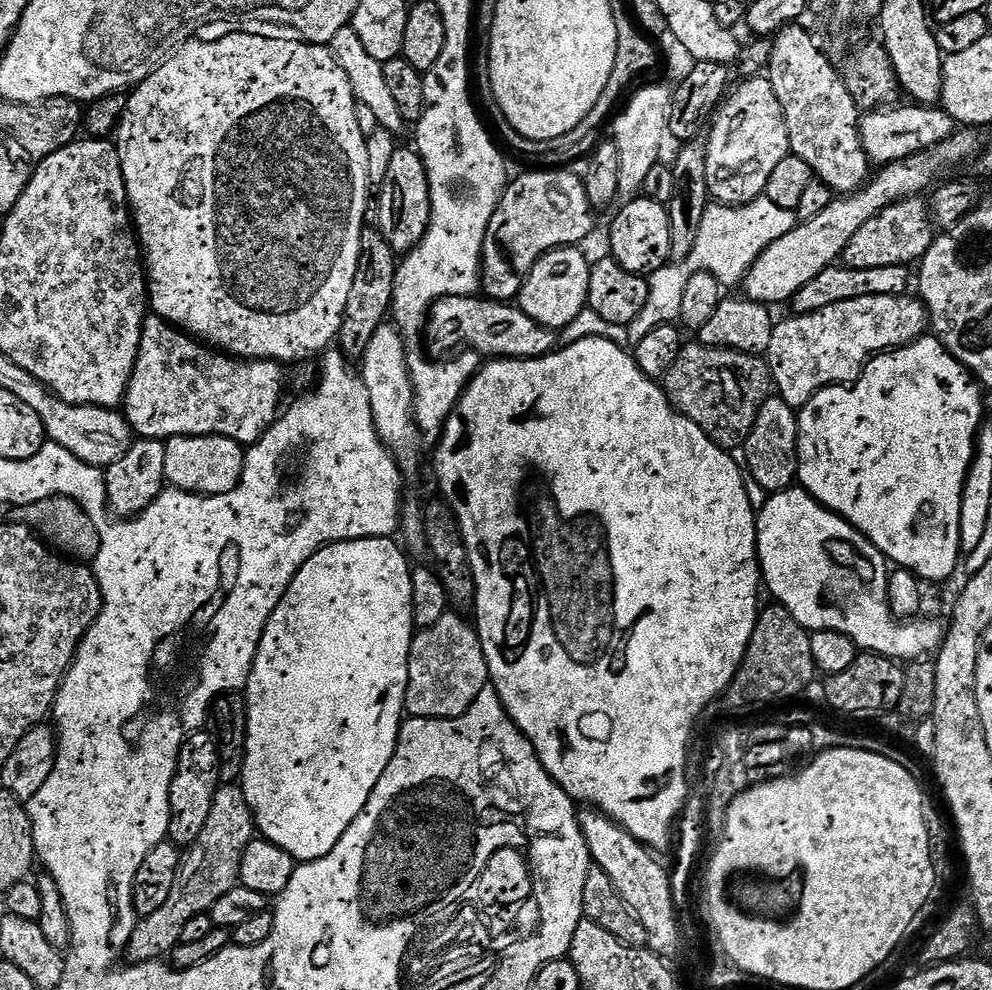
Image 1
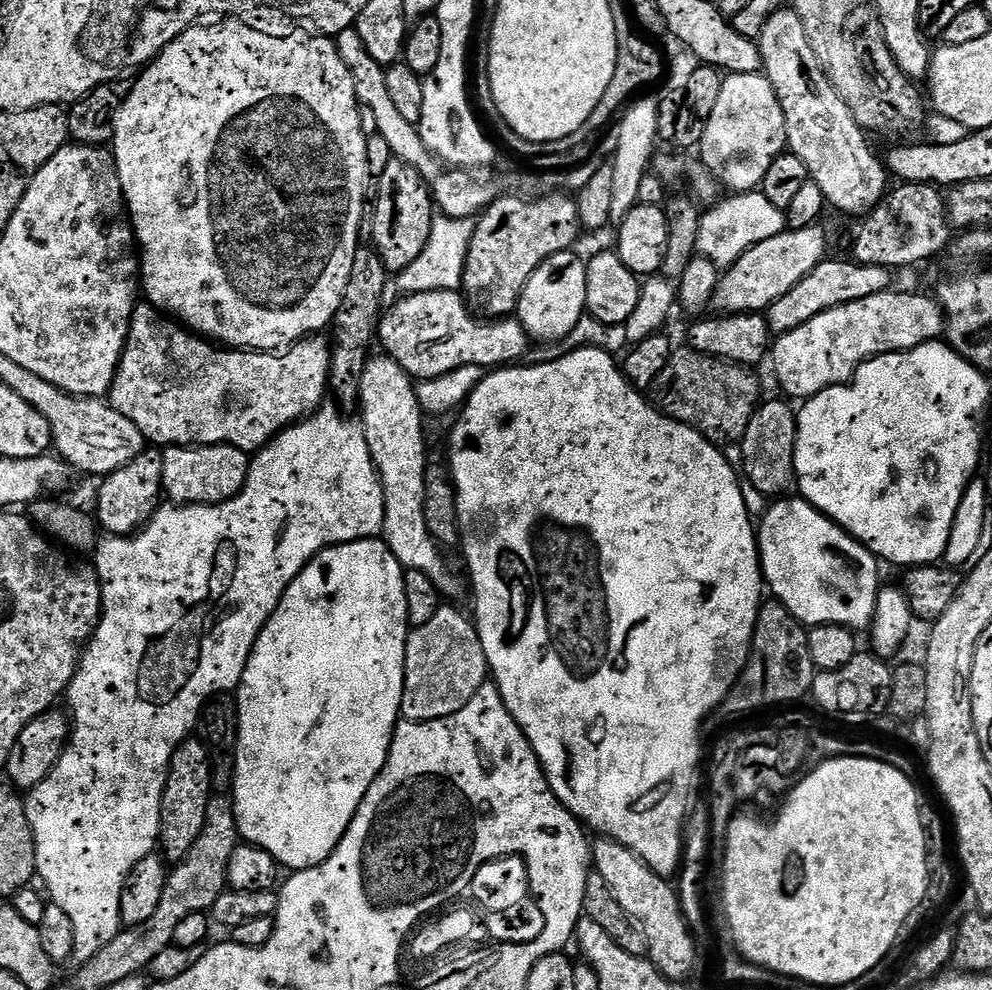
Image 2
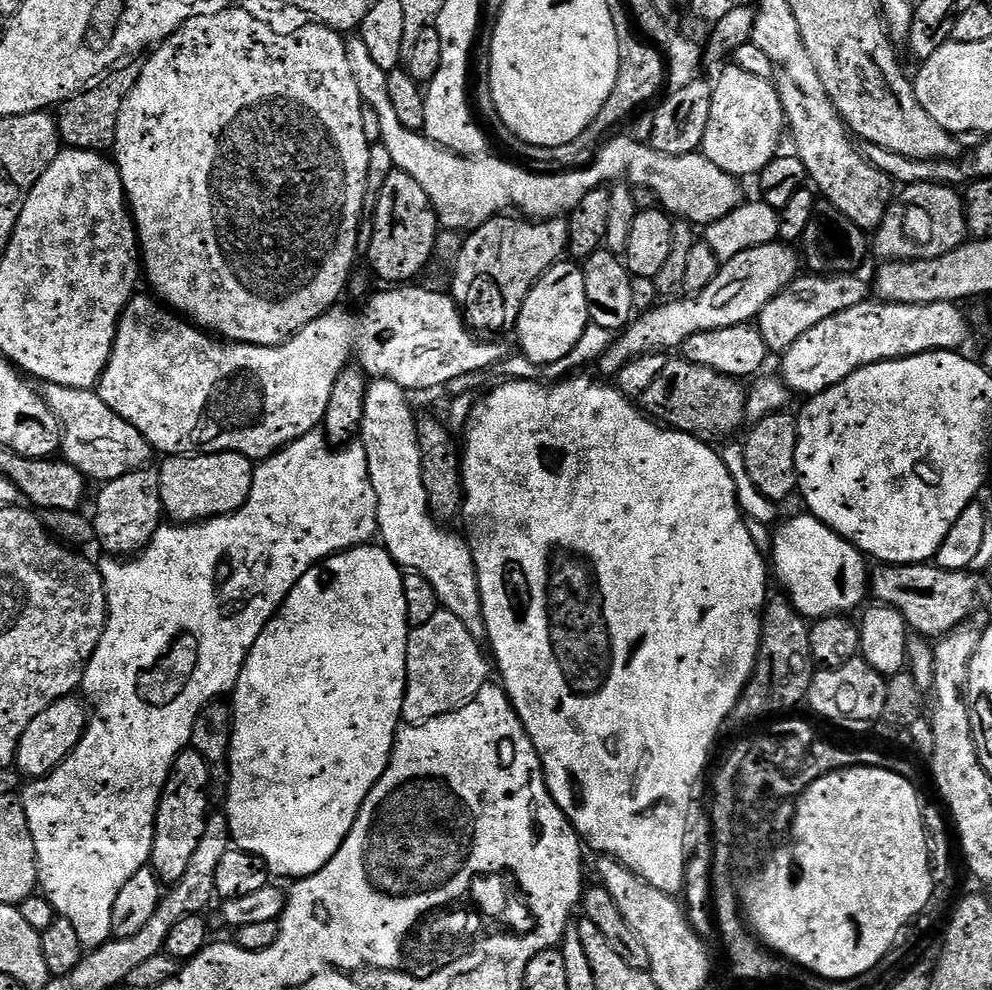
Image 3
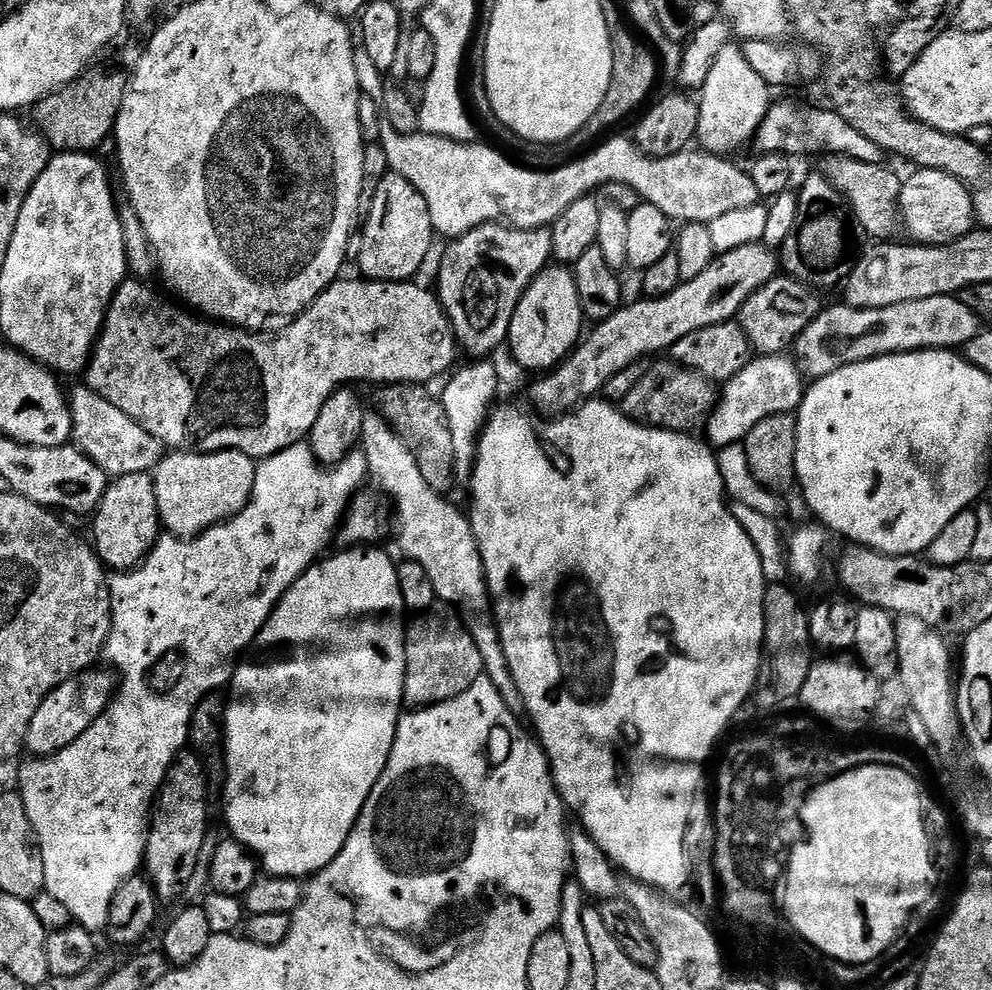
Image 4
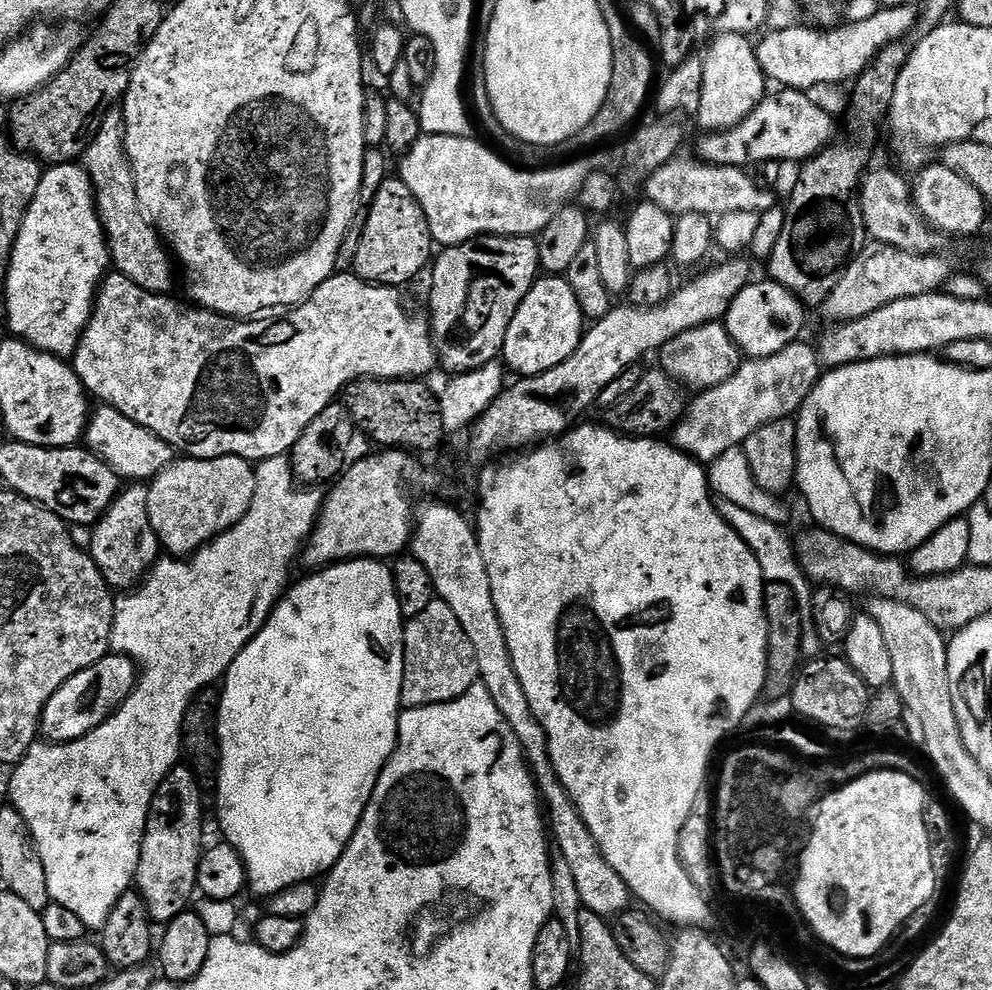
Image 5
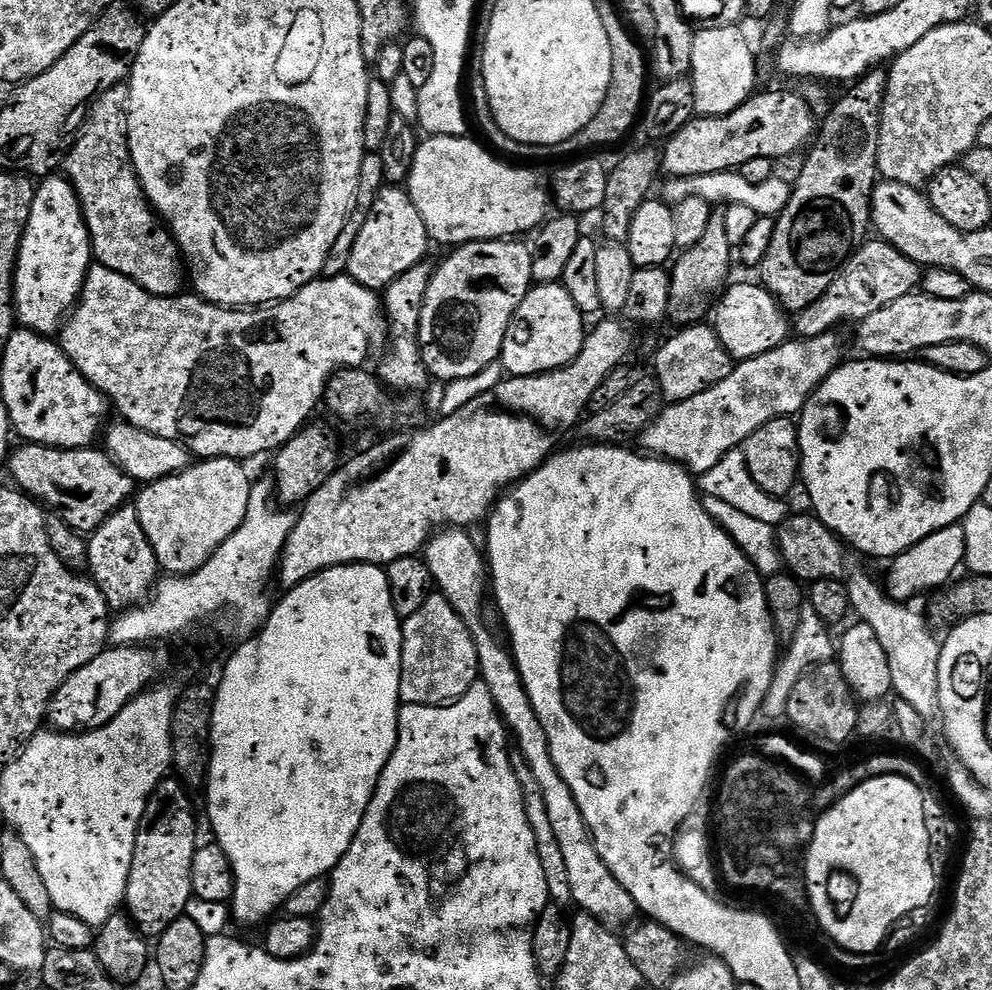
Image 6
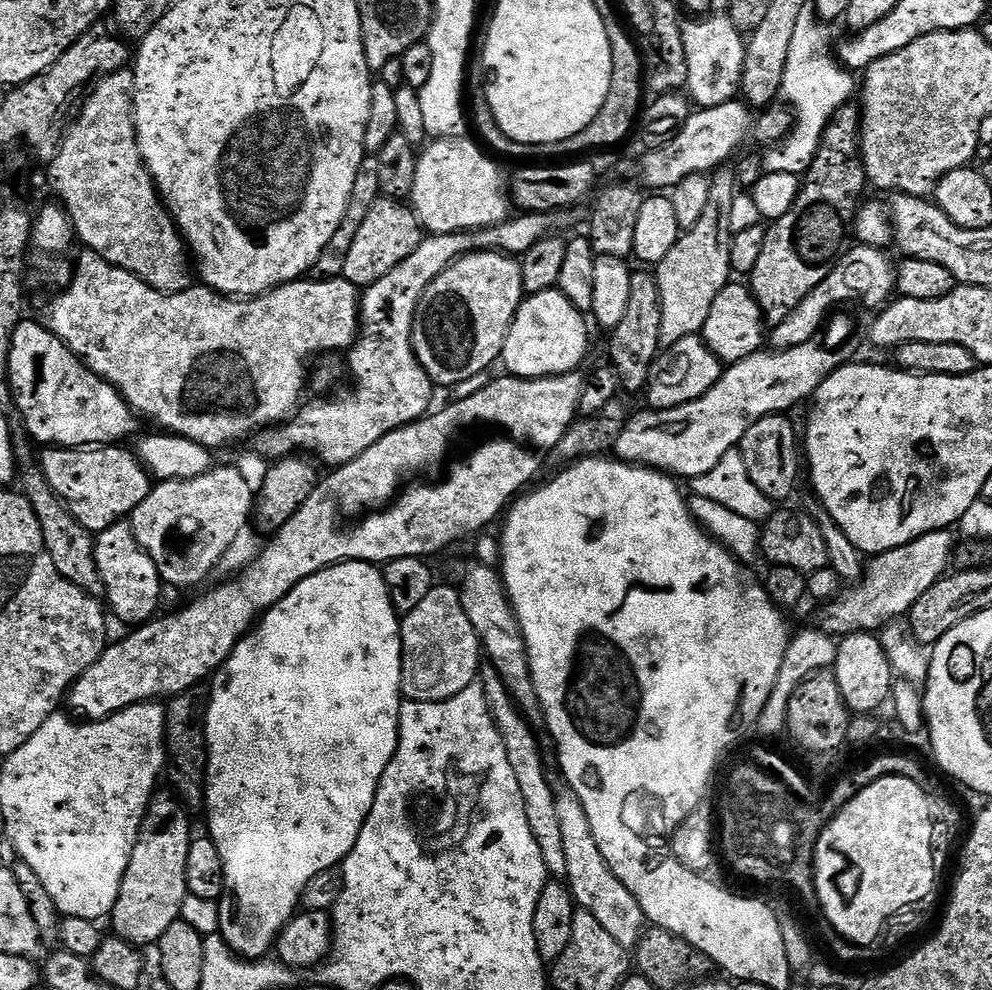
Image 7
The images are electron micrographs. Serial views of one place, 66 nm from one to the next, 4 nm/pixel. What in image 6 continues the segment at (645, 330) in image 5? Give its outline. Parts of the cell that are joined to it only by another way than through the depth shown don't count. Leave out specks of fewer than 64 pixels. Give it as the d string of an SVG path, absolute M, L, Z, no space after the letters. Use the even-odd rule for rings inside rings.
M604 318L596 329L589 331L584 338L584 345L579 354L572 359L564 368L556 368L553 372L543 372L537 376L514 376L504 378L498 384L498 398L510 406L516 408L526 408L532 412L538 412L546 422L556 424L561 430L567 430L581 423L582 417L585 415L586 409L593 403L596 391L602 386L602 382L606 379L615 368L621 367L625 363L624 360L628 356L628 351L632 348L632 332L633 329L627 323L619 324L619 319Z

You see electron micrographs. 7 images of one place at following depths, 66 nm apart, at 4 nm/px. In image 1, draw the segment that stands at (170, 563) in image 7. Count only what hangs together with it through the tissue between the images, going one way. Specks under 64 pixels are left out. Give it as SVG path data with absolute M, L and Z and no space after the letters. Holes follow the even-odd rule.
M173 436L165 443L165 476L171 487L181 492L195 492L197 496L217 496L226 494L238 486L244 469L245 449L237 442L225 436Z

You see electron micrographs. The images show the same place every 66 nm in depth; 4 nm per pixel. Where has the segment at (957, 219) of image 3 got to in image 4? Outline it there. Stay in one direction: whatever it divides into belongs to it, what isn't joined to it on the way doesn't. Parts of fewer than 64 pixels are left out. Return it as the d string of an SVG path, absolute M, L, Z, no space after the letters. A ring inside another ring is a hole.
M916 168L909 180L900 185L900 206L902 220L908 223L908 232L917 244L952 244L958 238L970 234L976 227L973 189L958 178L942 170Z

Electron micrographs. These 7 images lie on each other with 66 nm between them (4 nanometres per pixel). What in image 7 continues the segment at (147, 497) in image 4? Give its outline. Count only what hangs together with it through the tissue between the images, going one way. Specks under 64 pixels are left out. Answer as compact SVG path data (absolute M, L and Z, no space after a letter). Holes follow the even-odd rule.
M128 522L110 526L99 533L95 541L98 574L104 584L104 596L111 615L113 612L122 623L132 624L128 626L148 623L161 611L159 608L162 581L158 574L158 566L154 564L154 558L150 558L150 554L138 543L131 523Z

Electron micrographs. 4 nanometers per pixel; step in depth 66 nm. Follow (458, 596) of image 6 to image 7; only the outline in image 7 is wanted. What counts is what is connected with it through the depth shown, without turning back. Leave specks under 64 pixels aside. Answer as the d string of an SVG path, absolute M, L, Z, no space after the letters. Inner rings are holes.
M567 786L555 789L558 810L558 821L562 828L563 849L566 852L566 883L572 889L572 898L583 911L594 914L598 922L623 948L632 950L646 931L646 917L642 906L630 890L610 870L606 858L602 858L602 850L598 850L598 842L594 838L594 830L590 830L590 818L586 818L586 810Z

